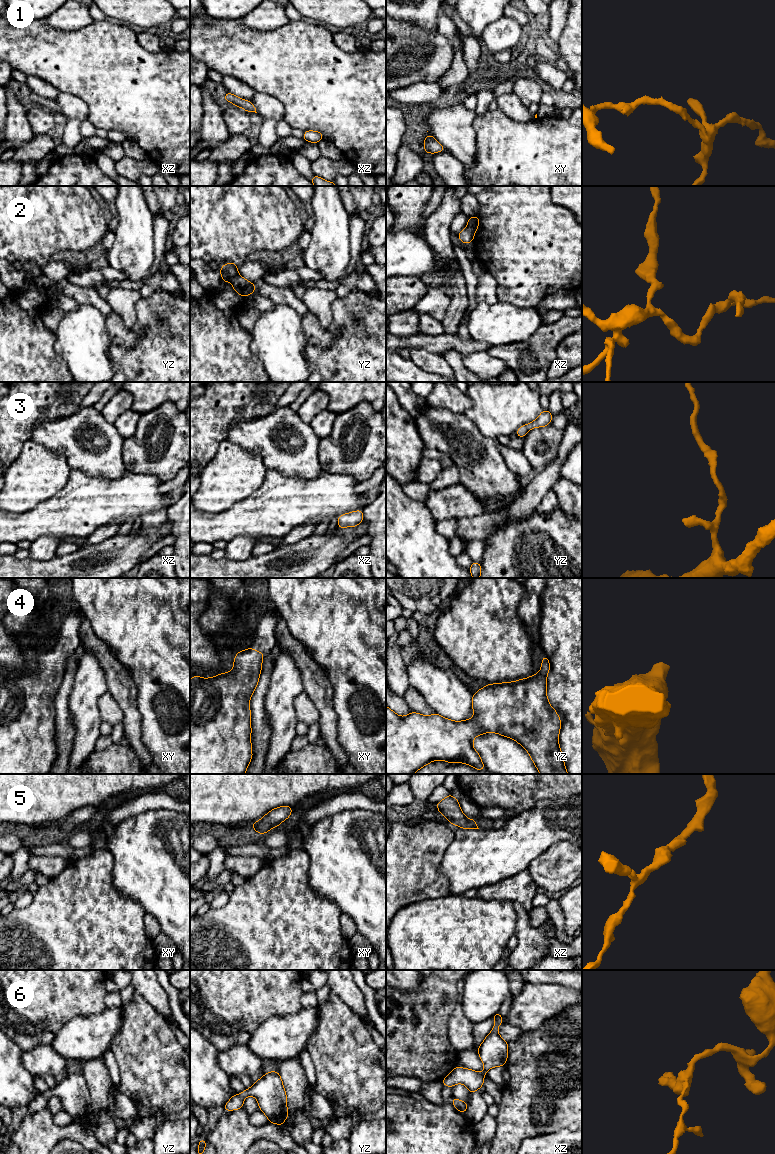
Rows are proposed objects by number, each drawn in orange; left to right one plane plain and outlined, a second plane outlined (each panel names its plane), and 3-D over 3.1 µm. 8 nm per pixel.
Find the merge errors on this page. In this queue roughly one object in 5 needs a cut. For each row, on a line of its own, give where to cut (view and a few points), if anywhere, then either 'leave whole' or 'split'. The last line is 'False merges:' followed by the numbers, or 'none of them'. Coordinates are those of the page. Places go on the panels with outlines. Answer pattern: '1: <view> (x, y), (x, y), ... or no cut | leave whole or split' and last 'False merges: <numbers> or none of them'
1: no cut | leave whole
2: yz (238, 274), (231, 282) | split
3: no cut | leave whole
4: no cut | leave whole
5: no cut | leave whole
6: no cut | leave whole
False merges: 2

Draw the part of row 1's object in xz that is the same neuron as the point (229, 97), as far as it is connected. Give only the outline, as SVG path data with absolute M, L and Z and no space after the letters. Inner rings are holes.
M230 92L226 93L226 95L224 97L224 100L226 100L226 101L228 101L230 103L233 103L237 107L241 107L242 109L246 110L247 112L255 112L255 113L257 113L256 108L253 105L253 103L251 103L250 101L247 101L245 99L241 99L241 98L233 95Z

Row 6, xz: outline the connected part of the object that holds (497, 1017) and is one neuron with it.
M499 1012L492 1018L495 1021L494 1027L477 1049L484 1070L478 1072L457 1066L442 1080L444 1086L453 1087L461 1083L467 1087L471 1095L483 1086L484 1076L491 1068L505 1066L508 1058L508 1042L498 1033L503 1019Z

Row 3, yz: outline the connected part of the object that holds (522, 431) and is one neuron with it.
M543 410L541 414L533 422L521 426L517 430L516 435L518 437L525 437L529 430L549 425L551 423L552 418L553 415L549 412L549 410Z

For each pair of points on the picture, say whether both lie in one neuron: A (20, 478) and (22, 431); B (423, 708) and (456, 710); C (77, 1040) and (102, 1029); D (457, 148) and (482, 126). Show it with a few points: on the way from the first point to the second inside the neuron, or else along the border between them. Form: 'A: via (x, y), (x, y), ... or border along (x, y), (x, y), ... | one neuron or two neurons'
A: border along (30, 439), (24, 443), (20, 454), (10, 465) | two neurons
B: border along (417, 691), (435, 712) | two neurons
C: via (83, 1038), (89, 1037), (96, 1032) | one neuron
D: border along (476, 116), (473, 121), (476, 145), (475, 156) | two neurons

